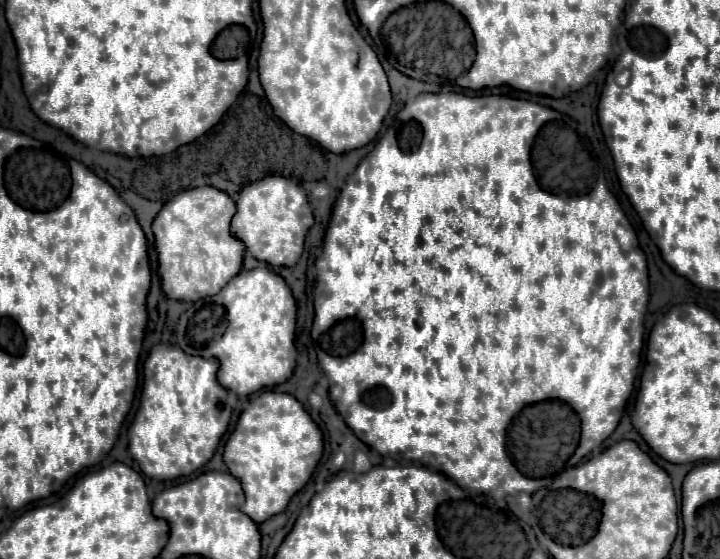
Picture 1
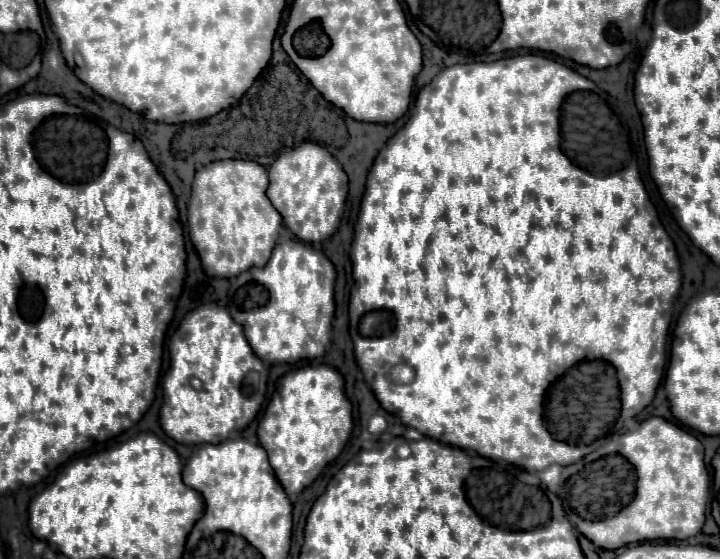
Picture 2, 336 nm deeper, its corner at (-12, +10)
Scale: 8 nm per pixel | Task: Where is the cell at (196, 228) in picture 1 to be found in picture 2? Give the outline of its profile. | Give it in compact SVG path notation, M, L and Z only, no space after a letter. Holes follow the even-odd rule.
M242 159L214 161L196 173L188 201L188 227L190 227L190 241L194 243L202 269L208 277L236 277L242 271L248 271L252 267L264 267L268 263L270 251L276 243L276 233L282 225L282 217L268 201L266 189L268 189L268 173L262 165L254 161L242 161Z

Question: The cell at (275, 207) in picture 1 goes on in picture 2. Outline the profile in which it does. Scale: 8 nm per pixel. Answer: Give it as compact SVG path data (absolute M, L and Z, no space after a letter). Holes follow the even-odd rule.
M302 143L300 147L282 153L268 167L268 199L274 209L282 215L284 225L306 243L320 243L328 239L340 219L344 199L348 195L348 177L338 165L338 161L316 143Z

